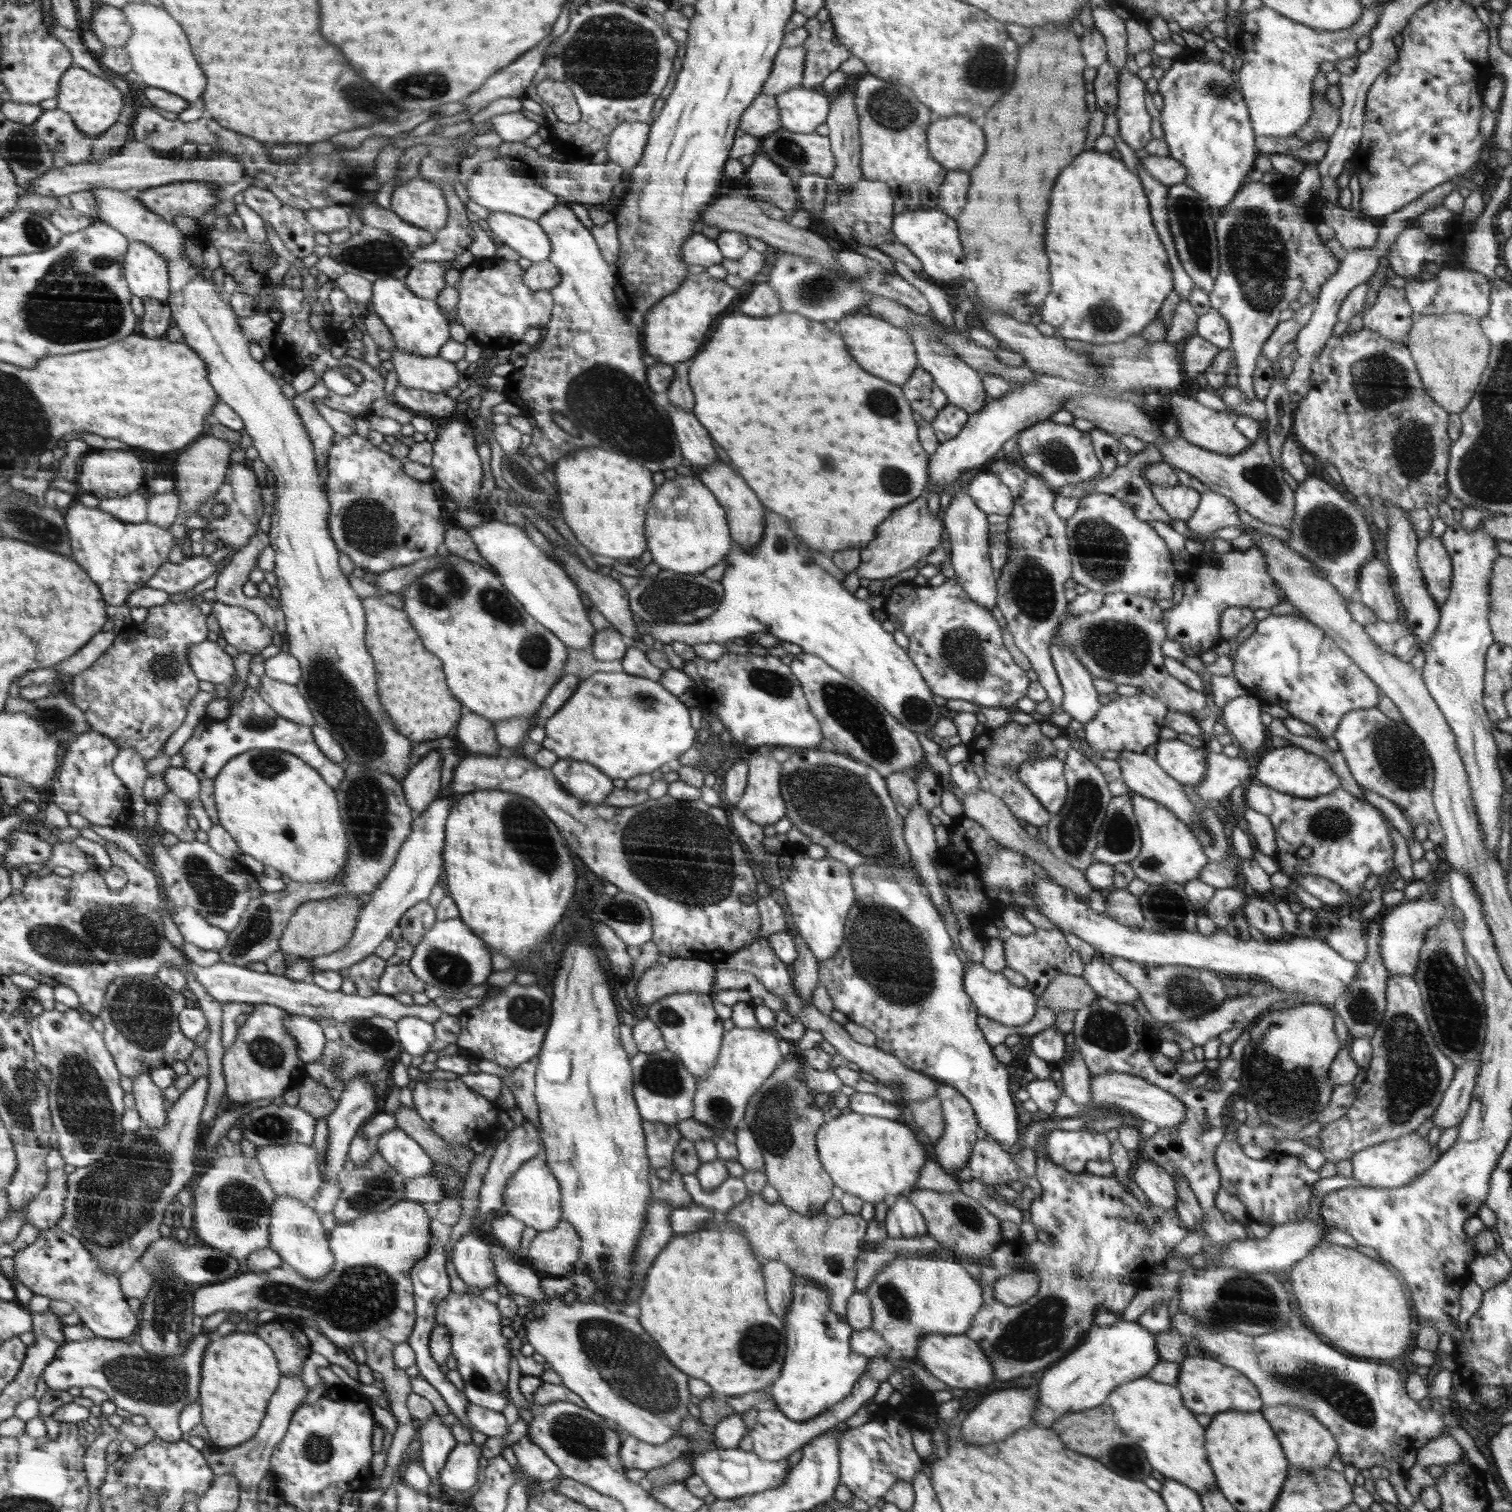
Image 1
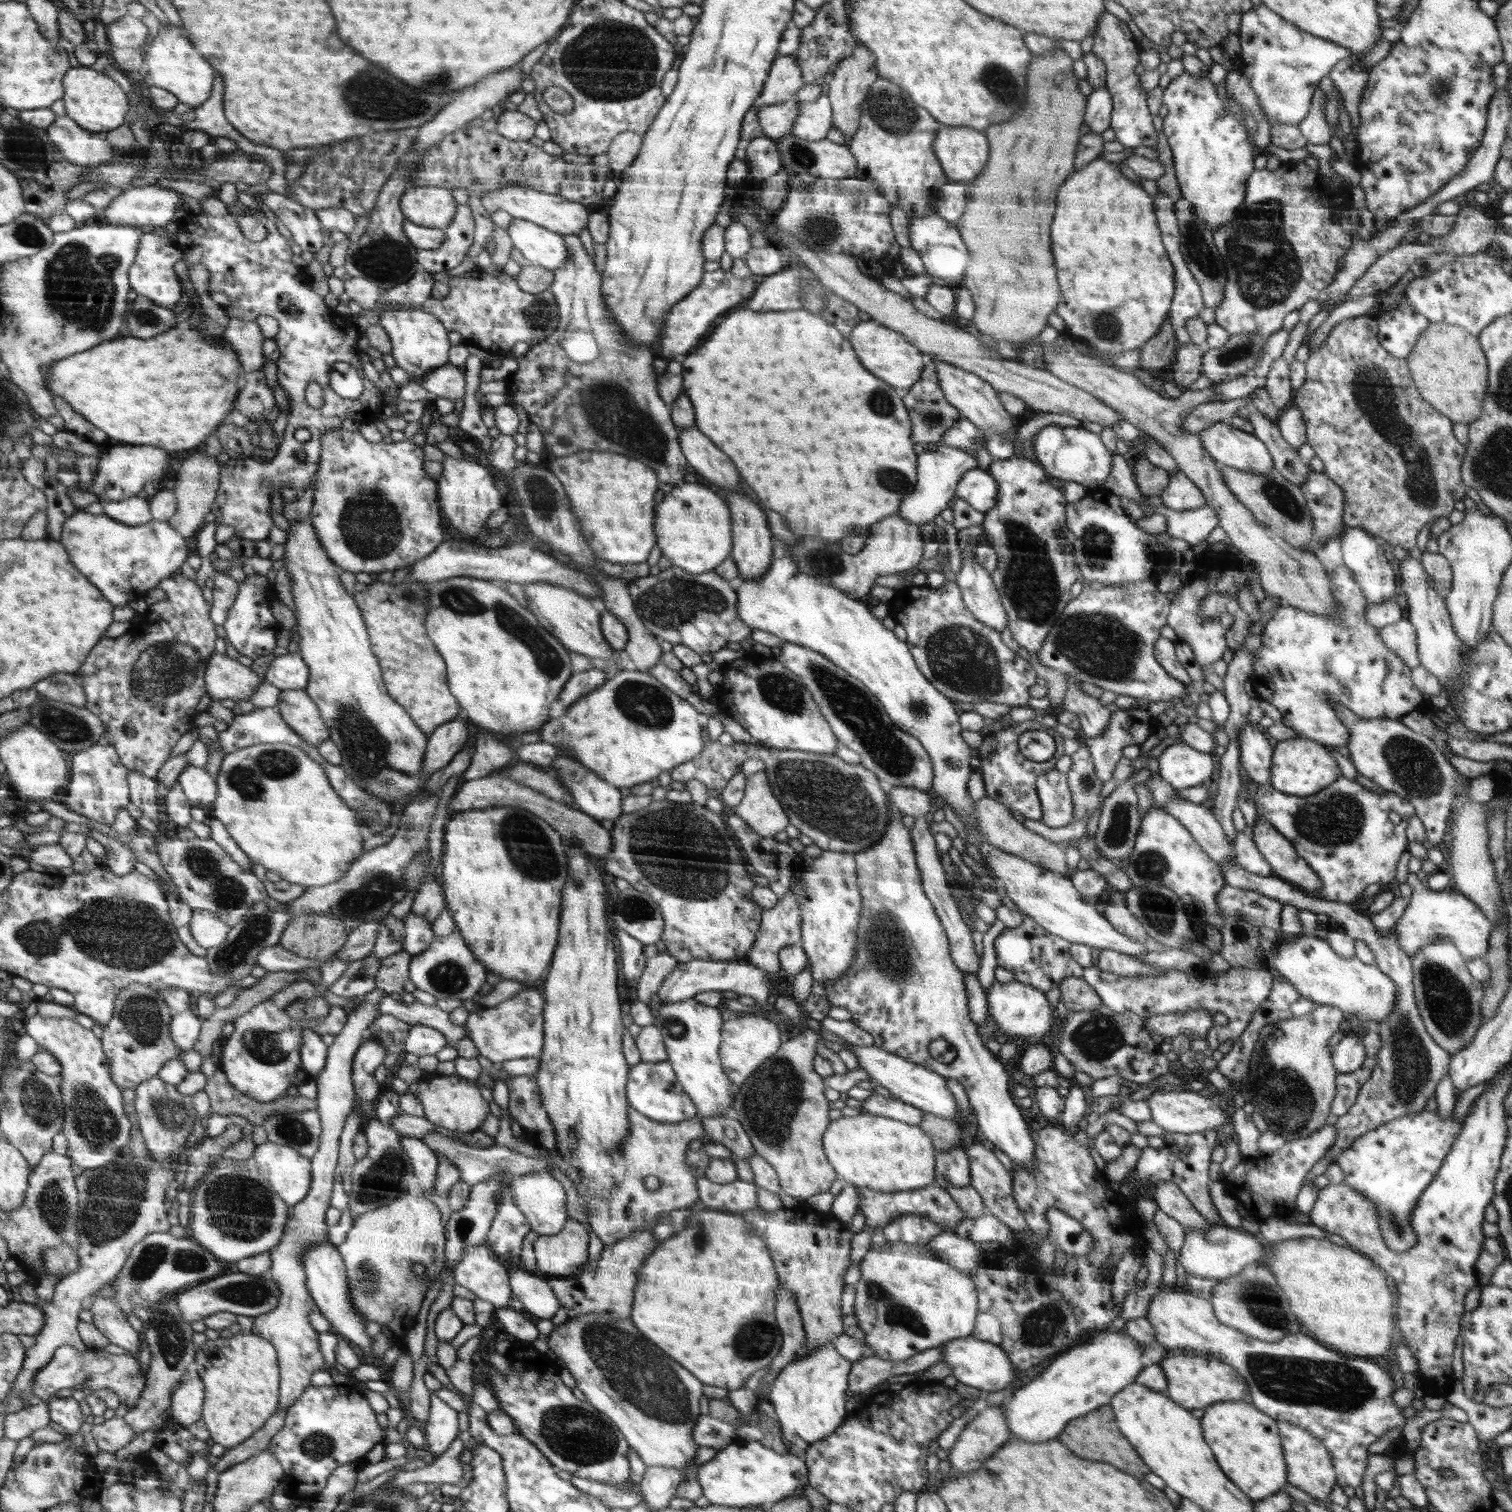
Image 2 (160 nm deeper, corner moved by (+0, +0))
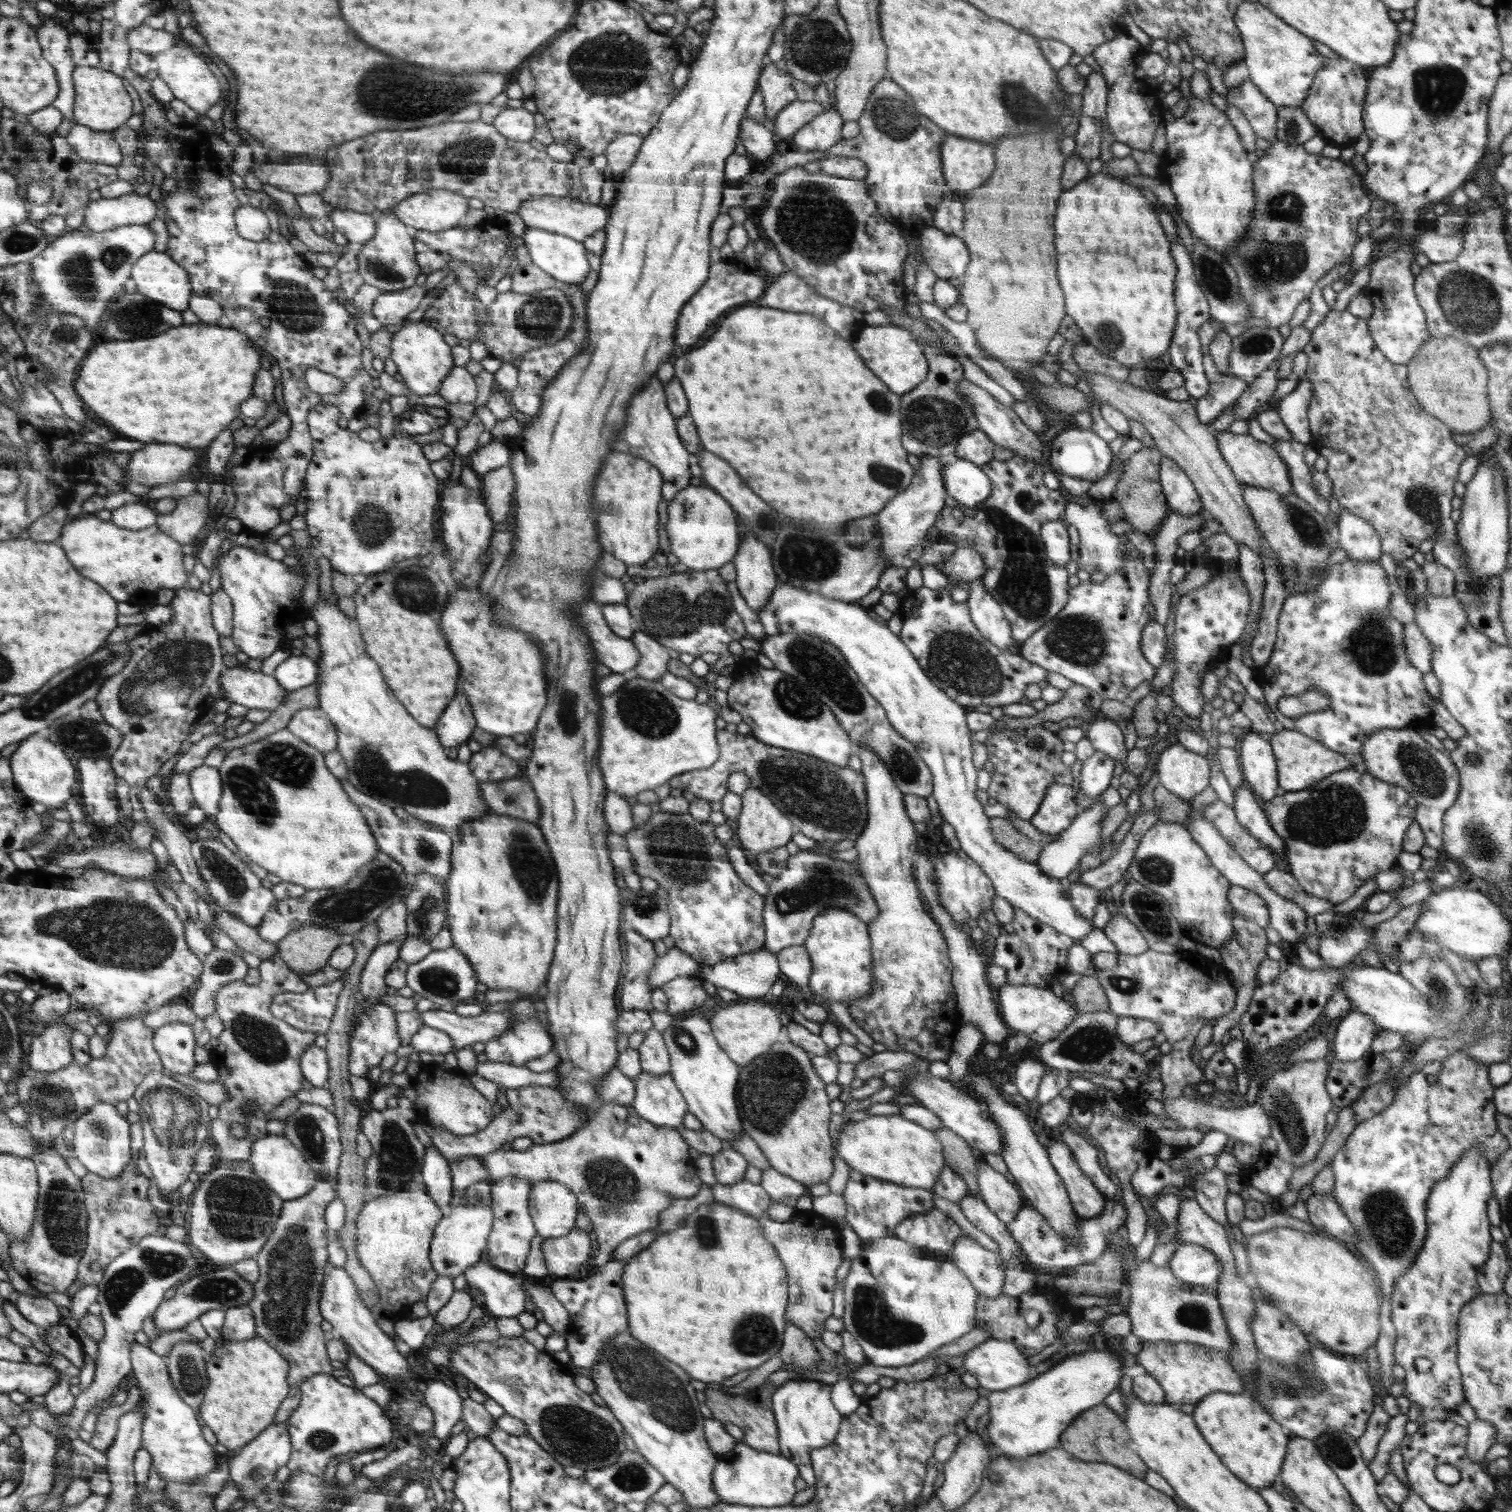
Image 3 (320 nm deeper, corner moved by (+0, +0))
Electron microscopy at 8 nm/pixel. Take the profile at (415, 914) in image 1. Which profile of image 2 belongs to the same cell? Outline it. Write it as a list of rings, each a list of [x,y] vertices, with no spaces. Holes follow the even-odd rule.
[[[411,911],[405,916],[404,920],[403,950],[406,950],[412,957],[420,955],[425,952],[435,937],[434,931],[431,929],[432,922]]]

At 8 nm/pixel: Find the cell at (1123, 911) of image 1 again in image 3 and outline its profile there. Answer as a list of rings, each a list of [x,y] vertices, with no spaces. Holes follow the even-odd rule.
[[[1117,913],[1111,917],[1102,932],[1114,944],[1121,956],[1140,955],[1149,949],[1142,933],[1122,913]]]

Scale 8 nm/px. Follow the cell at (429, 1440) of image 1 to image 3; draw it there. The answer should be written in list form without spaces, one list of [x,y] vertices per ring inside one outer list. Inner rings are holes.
[[[432,1381],[421,1395],[434,1415],[431,1435],[443,1444],[451,1437],[452,1427],[461,1419],[463,1399],[453,1387],[442,1381]]]

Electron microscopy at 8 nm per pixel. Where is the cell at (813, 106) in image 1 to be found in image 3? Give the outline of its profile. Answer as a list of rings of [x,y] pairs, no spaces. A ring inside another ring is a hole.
[[[834,108],[825,110],[823,114],[802,127],[791,138],[791,144],[795,147],[812,151],[823,151],[832,148],[840,140],[843,140],[841,131],[844,120]]]

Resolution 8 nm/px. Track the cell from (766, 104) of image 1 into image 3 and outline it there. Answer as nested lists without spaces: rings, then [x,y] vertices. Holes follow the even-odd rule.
[[[797,98],[789,106],[783,108],[769,126],[774,134],[781,138],[791,139],[802,127],[813,122],[823,112],[825,109],[817,101],[800,101]]]

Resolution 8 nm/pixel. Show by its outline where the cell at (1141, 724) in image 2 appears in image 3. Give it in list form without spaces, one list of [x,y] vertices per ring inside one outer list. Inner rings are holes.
[[[1095,751],[1084,764],[1080,772],[1080,788],[1086,798],[1100,796],[1110,788],[1110,780],[1116,762],[1100,751]]]

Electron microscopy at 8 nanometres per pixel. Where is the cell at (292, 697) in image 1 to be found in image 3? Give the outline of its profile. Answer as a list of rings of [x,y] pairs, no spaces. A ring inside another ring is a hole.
[[[318,707],[298,710],[288,722],[287,730],[323,754],[336,751],[336,727]]]

